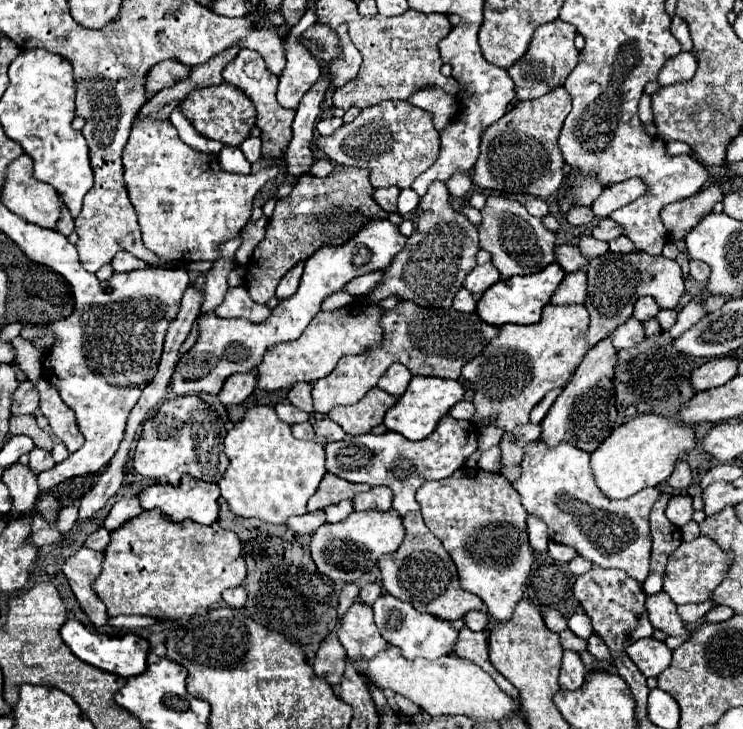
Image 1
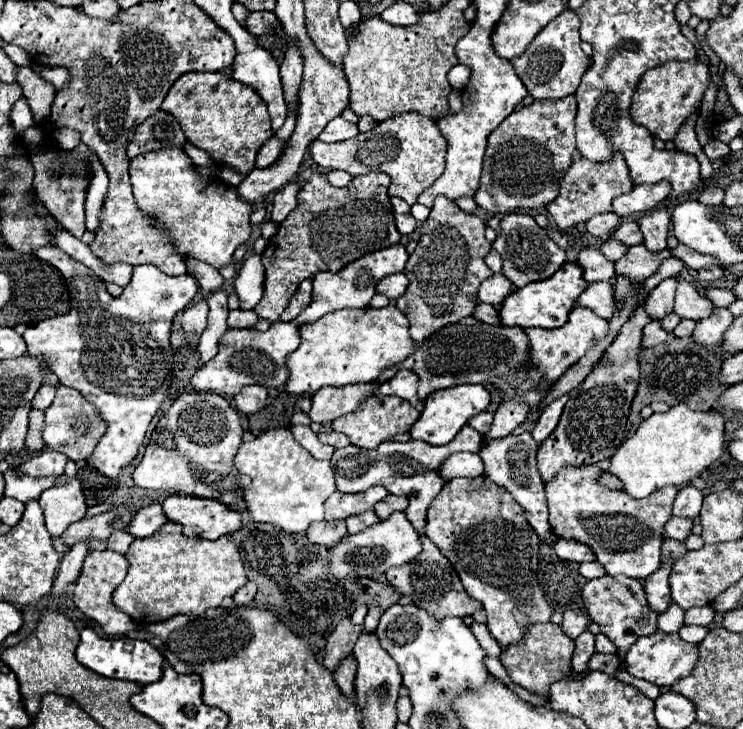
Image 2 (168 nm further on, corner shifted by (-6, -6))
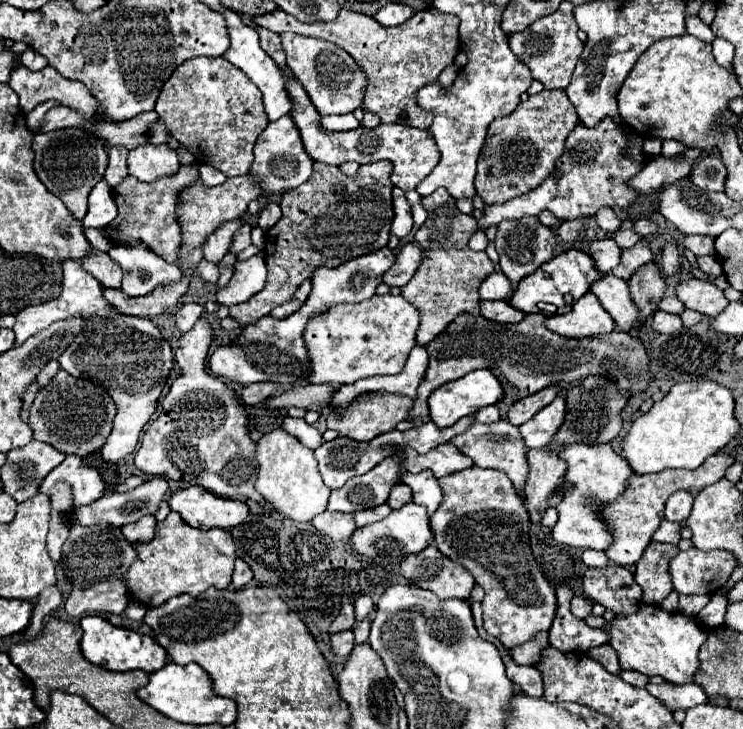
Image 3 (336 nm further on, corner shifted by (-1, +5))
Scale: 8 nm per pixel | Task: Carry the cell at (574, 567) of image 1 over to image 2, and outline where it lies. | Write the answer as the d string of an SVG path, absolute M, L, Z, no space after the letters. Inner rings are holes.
M584 562L584 564L580 564L580 574L582 574L584 578L592 580L592 578L604 576L606 570L604 570L604 566L602 566L600 562Z

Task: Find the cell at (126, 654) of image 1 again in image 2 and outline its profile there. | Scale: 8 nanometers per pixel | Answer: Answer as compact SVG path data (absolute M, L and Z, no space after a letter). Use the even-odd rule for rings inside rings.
M86 628L80 632L80 644L76 650L76 658L86 668L106 676L106 678L118 678L118 680L134 680L142 686L152 684L162 678L162 664L164 656L148 642L134 640L132 650L126 650L126 640L122 638L100 638L94 630Z

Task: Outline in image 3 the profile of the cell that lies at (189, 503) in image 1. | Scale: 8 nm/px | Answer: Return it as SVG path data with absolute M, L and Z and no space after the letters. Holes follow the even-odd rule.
M199 485L171 493L169 507L179 513L185 523L199 529L231 529L243 523L249 513L245 503L223 499Z

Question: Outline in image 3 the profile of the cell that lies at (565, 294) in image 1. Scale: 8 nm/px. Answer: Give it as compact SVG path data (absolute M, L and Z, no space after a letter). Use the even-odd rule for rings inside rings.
M607 273L601 275L597 281L591 283L591 293L597 295L603 309L613 317L613 321L623 327L623 331L629 331L637 321L637 307L631 301L627 281Z

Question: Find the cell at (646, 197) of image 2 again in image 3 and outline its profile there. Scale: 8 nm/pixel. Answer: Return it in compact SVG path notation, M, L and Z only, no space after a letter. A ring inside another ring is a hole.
M687 149L683 153L683 161L669 161L667 157L655 157L649 159L647 165L629 181L631 189L637 191L637 195L651 195L657 193L663 185L671 185L691 173L691 167L695 159L701 155L701 149Z

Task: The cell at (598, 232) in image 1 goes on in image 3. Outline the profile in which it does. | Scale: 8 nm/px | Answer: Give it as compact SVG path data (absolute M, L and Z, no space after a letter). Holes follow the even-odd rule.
M635 219L635 221L633 221L633 229L635 229L635 233L639 233L641 237L649 237L649 235L653 235L653 233L657 231L657 225L651 223L651 221L647 221L647 219Z

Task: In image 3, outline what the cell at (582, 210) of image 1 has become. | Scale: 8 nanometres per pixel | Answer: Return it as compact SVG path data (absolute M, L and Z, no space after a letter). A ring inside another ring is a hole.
M603 207L595 215L595 223L607 233L615 233L619 229L619 225L621 225L621 219L617 217L617 213L611 207Z

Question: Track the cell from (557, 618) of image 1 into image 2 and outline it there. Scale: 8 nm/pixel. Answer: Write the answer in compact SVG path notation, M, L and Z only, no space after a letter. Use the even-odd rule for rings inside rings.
M568 610L568 612L564 612L564 622L562 622L562 632L566 634L566 636L570 636L572 640L576 640L586 628L588 628L588 624L590 624L590 620L588 620L588 616L584 616L584 614L578 614L578 612L574 612L574 610Z

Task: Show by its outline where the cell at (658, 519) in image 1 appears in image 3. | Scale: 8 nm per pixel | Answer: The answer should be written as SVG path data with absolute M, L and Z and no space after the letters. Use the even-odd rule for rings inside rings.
M651 543L639 563L635 565L635 581L643 589L643 601L647 605L659 605L671 591L669 561L677 555L677 547L671 543Z

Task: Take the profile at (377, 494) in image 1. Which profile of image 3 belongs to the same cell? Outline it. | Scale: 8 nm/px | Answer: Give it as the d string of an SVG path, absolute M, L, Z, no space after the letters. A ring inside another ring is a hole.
M397 483L397 485L391 489L391 493L389 493L387 505L389 505L391 509L399 509L399 507L403 507L403 505L409 503L409 501L411 501L411 489L409 489L407 485L403 485L403 483Z

